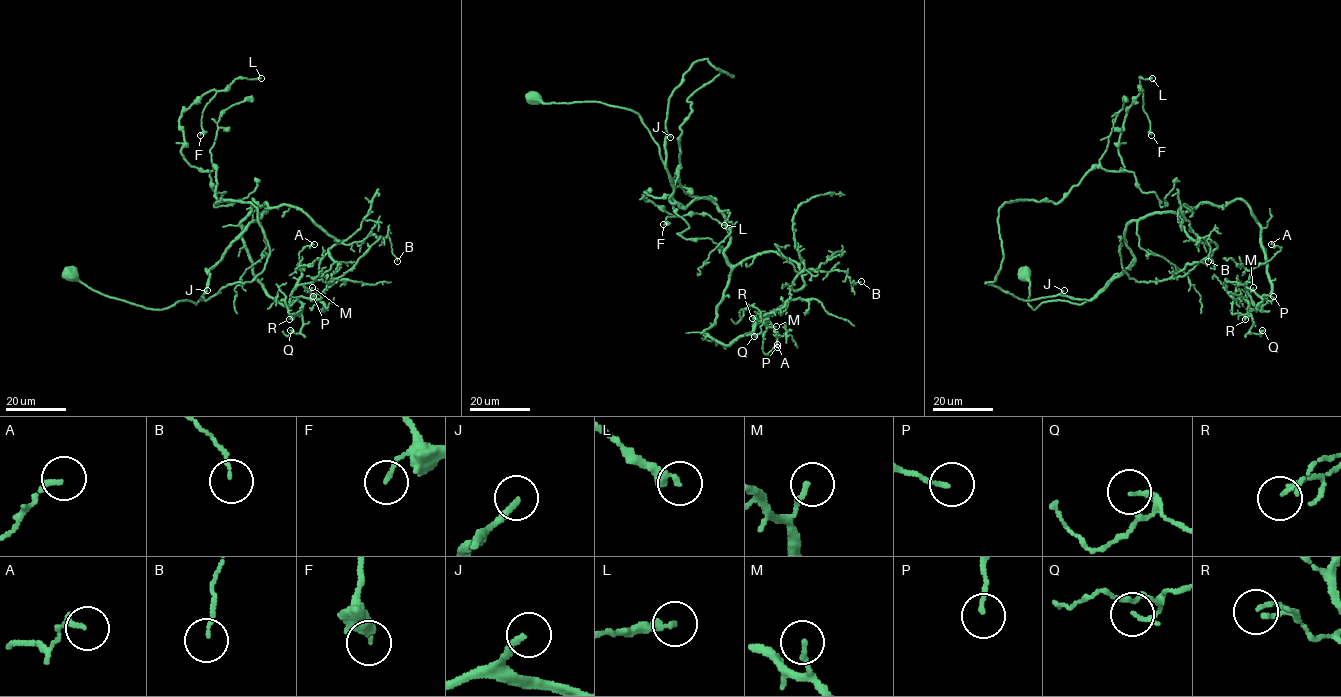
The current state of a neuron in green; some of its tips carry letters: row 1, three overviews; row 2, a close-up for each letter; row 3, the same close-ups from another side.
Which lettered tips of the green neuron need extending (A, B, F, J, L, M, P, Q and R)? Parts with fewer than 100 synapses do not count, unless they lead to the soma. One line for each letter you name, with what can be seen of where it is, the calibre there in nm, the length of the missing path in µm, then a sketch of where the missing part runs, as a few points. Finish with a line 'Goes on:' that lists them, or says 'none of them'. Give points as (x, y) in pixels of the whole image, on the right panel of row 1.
J: place (1064, 290); calibre 200 nm; missing 150 µm; course (1064, 290), (1087, 284), (1130, 299), (1204, 263), (1208, 209), (1219, 192), (1198, 140), (1167, 136), (1175, 104)
Goes on: J

